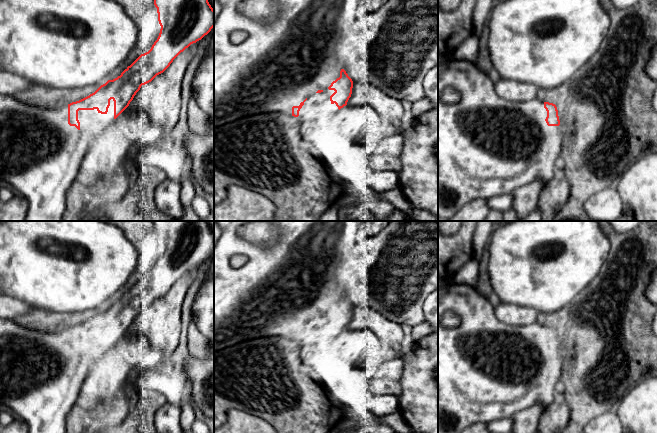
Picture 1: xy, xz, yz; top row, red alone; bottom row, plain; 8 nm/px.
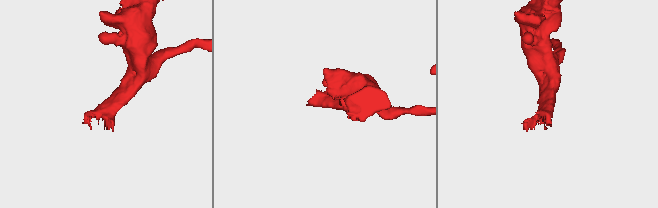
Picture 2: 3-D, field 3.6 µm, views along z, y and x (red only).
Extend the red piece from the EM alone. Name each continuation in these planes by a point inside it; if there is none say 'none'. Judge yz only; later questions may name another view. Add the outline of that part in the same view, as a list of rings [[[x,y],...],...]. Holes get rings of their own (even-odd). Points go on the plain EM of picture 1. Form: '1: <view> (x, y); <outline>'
1: yz (487, 370); [[[445,282],[438,289],[438,433],[461,433],[465,428],[473,424],[511,418],[515,413],[536,404],[541,404],[544,412],[554,402],[555,386],[560,380],[562,371],[560,350],[548,350],[545,345],[546,341],[547,335],[544,332],[544,326],[539,322],[536,321],[527,326],[505,324],[496,317],[494,306],[487,297],[480,294],[475,287],[467,284]],[[447,312],[453,312],[460,316],[461,323],[458,327],[446,328],[442,325],[442,316]]]

